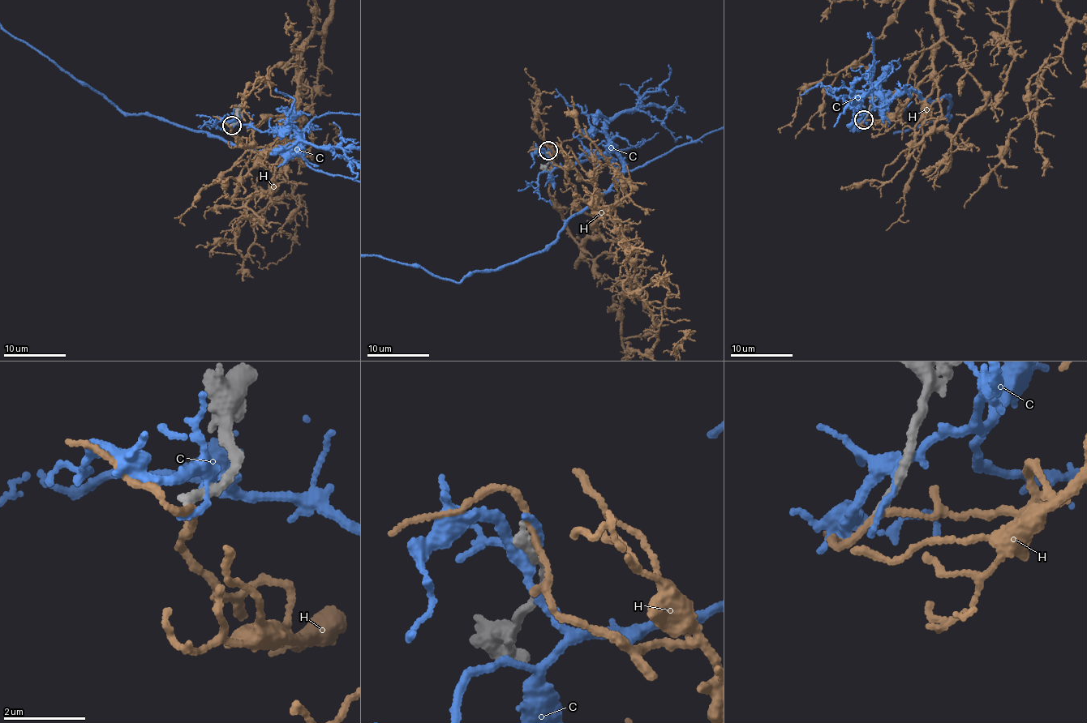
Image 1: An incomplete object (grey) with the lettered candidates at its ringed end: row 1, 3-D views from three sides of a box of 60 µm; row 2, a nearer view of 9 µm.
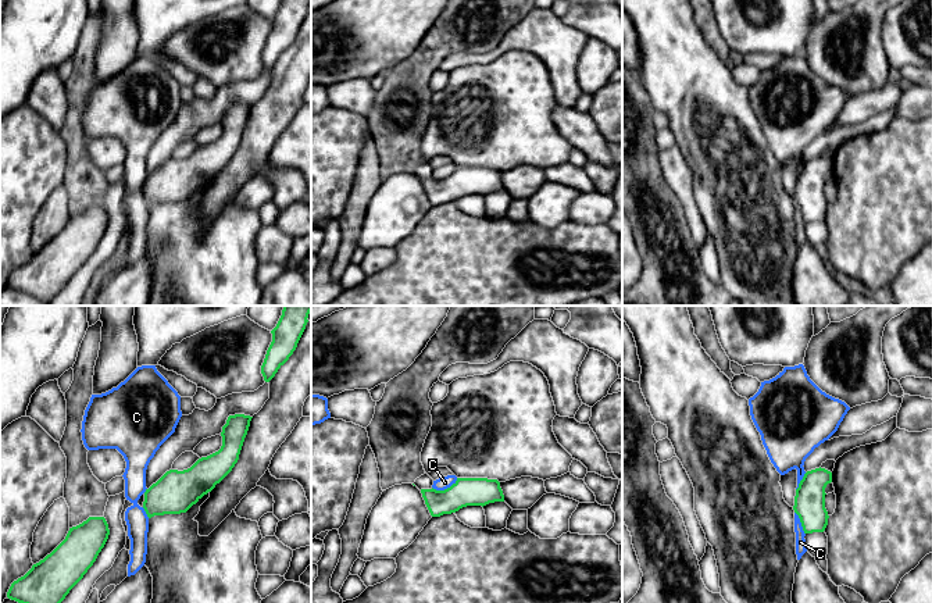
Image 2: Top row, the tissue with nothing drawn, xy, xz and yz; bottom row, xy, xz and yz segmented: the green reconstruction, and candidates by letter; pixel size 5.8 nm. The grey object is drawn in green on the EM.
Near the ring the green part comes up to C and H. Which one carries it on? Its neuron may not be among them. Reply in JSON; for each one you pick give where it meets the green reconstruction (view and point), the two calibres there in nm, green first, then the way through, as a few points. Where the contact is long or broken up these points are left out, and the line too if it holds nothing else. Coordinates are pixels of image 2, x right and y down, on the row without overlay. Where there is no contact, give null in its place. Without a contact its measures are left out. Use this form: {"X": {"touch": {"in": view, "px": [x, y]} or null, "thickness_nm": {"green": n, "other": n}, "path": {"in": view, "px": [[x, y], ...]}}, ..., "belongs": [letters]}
{"belongs": []}

